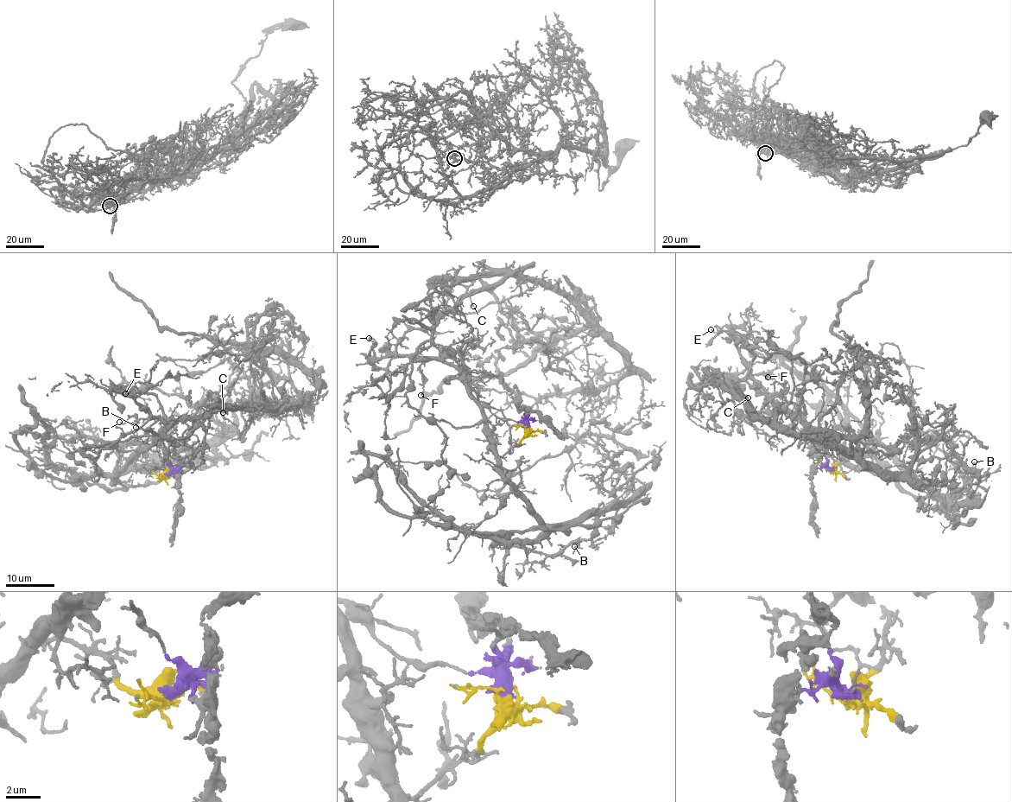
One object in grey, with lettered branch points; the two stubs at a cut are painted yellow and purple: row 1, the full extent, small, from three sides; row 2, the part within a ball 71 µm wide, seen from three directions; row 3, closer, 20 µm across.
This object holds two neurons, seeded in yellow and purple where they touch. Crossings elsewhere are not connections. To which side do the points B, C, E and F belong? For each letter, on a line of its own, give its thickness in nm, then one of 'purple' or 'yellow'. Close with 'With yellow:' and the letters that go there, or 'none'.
B: 130 nm | yellow
C: 130 nm | purple
E: 200 nm | yellow
F: 180 nm | yellow
With yellow: B, E, F

